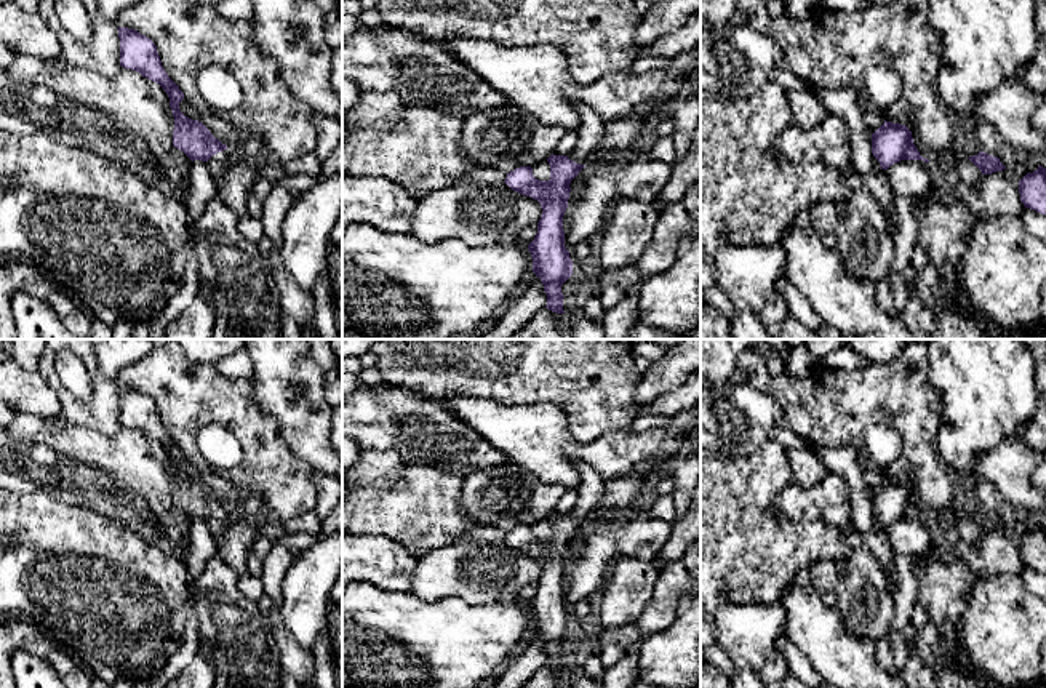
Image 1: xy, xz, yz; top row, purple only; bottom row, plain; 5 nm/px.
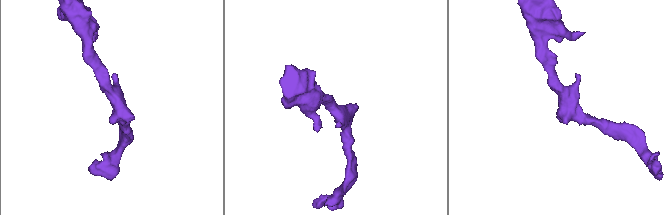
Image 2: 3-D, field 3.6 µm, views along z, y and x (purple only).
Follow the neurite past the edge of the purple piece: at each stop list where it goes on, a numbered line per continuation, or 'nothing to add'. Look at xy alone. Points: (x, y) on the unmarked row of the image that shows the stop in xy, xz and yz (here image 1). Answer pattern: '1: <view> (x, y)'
1: xy (218, 522)

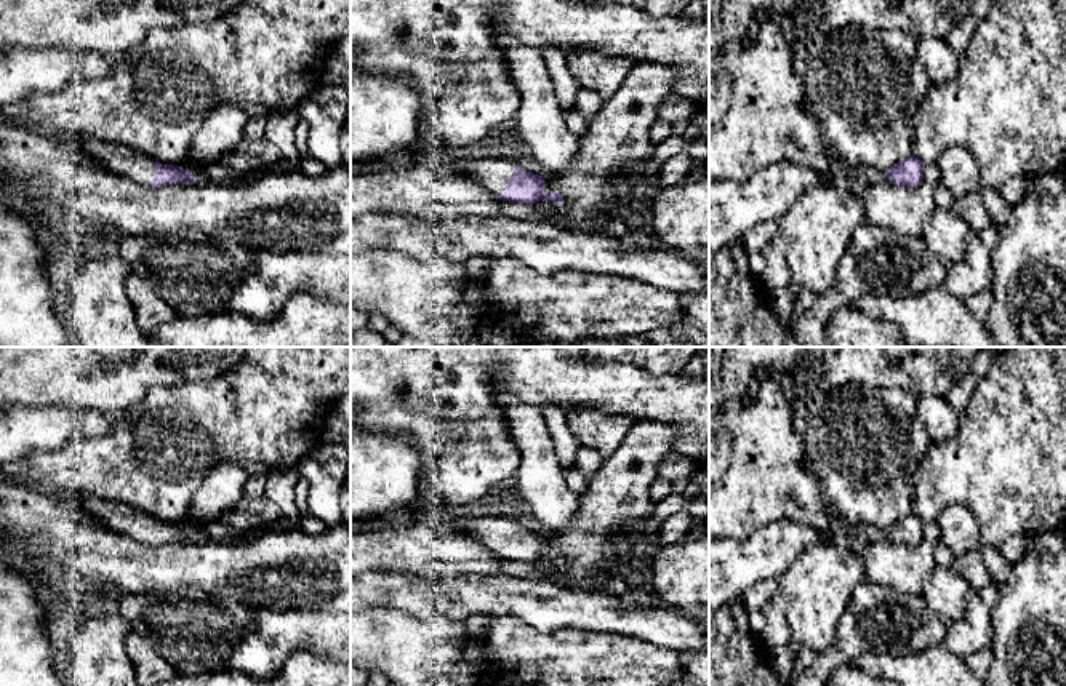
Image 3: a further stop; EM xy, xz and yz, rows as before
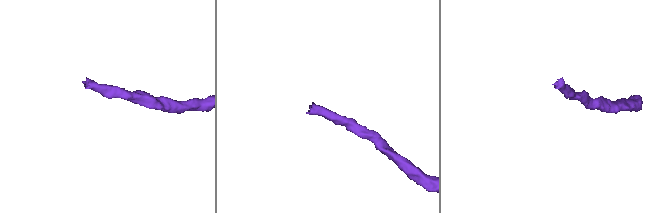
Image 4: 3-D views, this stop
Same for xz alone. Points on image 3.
1: xz (492, 530)

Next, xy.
1: xy (140, 526)

